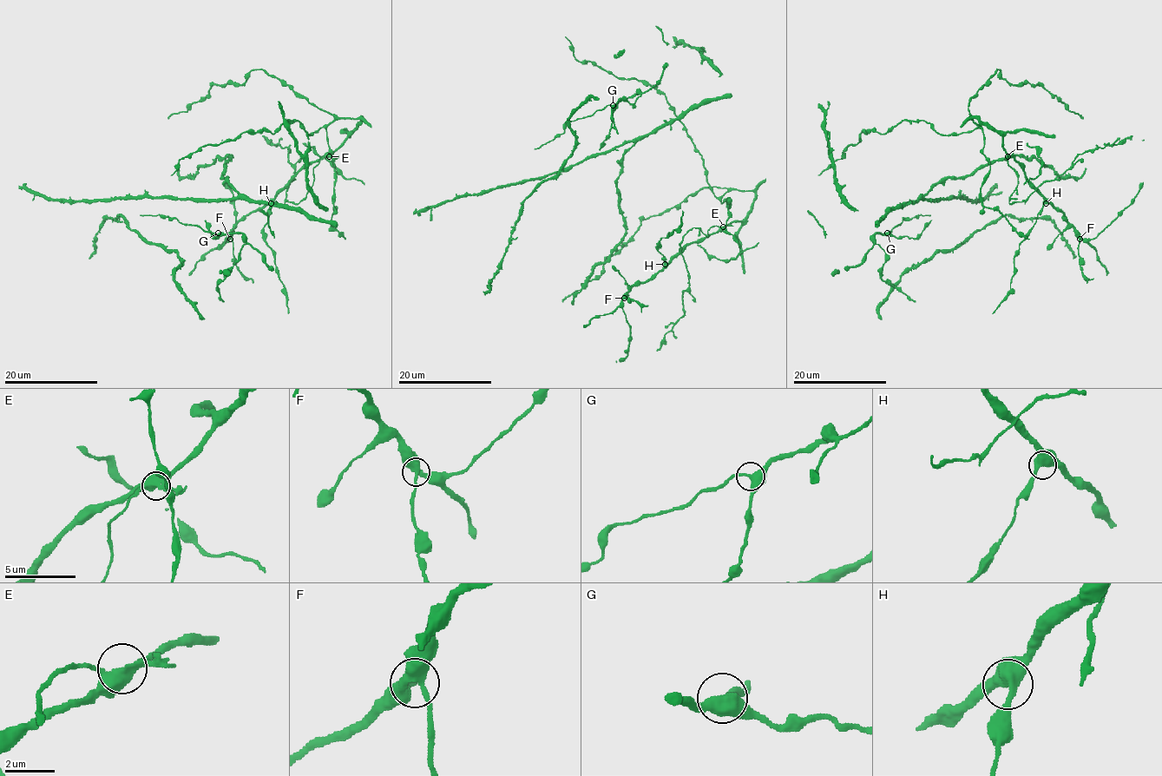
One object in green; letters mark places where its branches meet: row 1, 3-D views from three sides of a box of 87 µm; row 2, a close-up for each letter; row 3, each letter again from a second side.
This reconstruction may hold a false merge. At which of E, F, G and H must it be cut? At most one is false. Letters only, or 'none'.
E

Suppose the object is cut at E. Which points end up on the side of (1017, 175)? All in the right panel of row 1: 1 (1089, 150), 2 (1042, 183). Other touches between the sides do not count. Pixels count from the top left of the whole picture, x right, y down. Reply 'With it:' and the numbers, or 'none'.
With it: 1, 2

